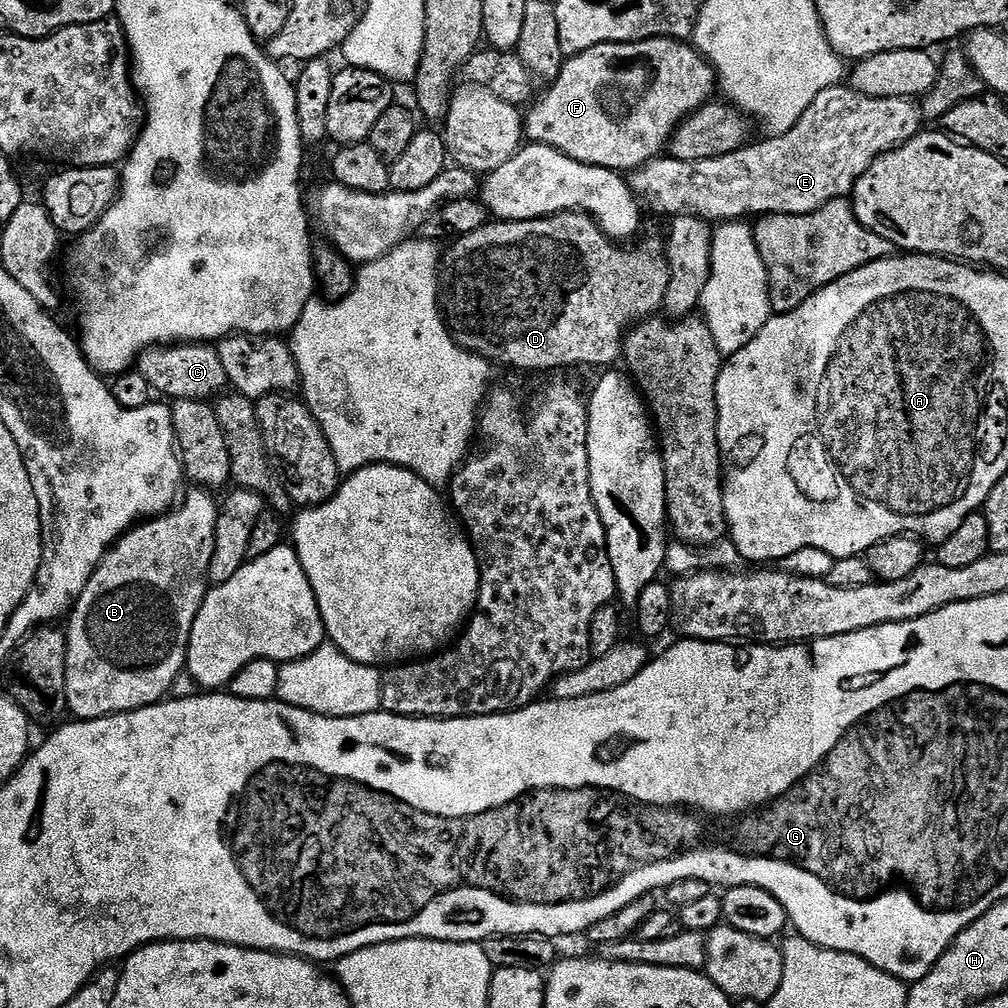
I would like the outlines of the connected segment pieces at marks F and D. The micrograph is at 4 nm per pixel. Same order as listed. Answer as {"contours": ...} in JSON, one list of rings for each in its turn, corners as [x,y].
{"contours":[[[[663,36],[657,40],[603,44],[567,57],[558,78],[551,81],[549,88],[552,89],[540,101],[537,99],[527,109],[529,112],[524,116],[525,137],[529,141],[557,148],[562,154],[583,164],[631,174],[657,159],[669,147],[676,127],[703,104],[709,103],[713,99],[712,91],[715,93],[718,85],[712,65],[691,43]]],[[[556,212],[537,220],[502,220],[489,222],[470,234],[453,239],[452,249],[442,256],[442,315],[452,337],[467,352],[491,362],[505,364],[508,368],[521,368],[524,372],[548,372],[551,368],[576,368],[585,364],[588,368],[607,369],[624,355],[624,337],[641,320],[655,317],[663,309],[666,286],[670,284],[668,253],[663,239],[644,240],[637,248],[621,246],[600,229],[600,225],[587,212]]]]}

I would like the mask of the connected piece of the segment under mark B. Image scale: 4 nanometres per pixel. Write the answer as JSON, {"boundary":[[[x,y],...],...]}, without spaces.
{"boundary":[[[192,486],[183,493],[182,499],[167,514],[157,516],[151,520],[143,521],[131,528],[109,548],[102,562],[94,570],[86,590],[76,599],[76,606],[70,613],[66,624],[68,638],[68,657],[66,658],[66,698],[68,699],[68,712],[76,720],[97,720],[103,716],[117,716],[120,712],[133,712],[151,704],[159,704],[171,693],[174,682],[185,671],[188,662],[188,643],[190,630],[194,626],[194,618],[202,606],[204,596],[210,587],[208,571],[210,558],[214,554],[214,530],[216,529],[216,514],[218,500],[211,491],[199,486]]]}

